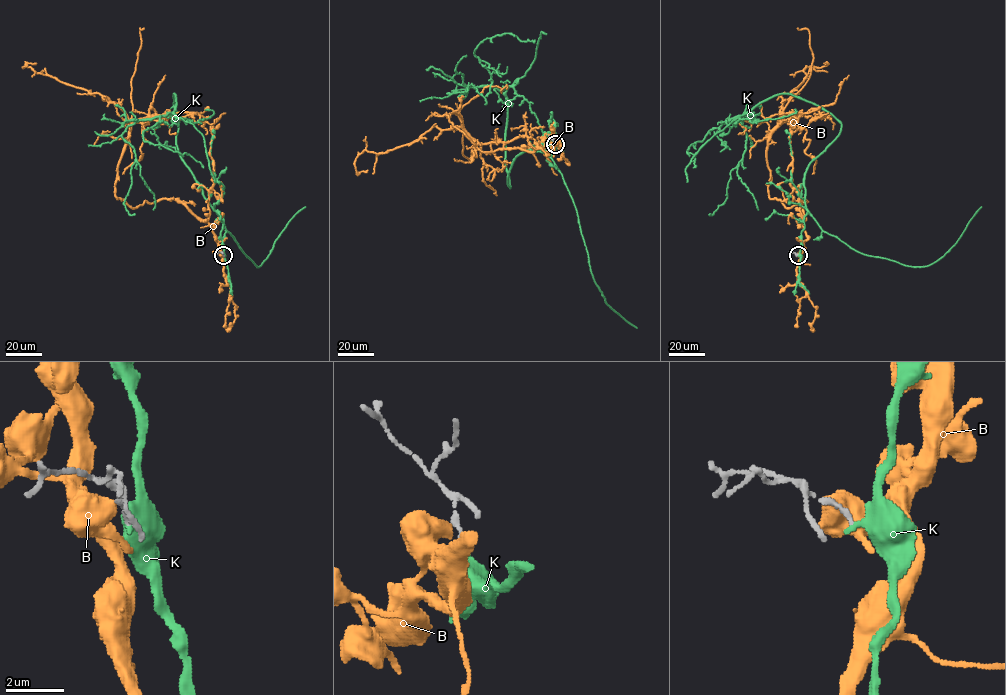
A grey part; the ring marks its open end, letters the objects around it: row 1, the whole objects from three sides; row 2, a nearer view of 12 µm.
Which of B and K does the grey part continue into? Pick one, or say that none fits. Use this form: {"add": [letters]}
{"add": []}

